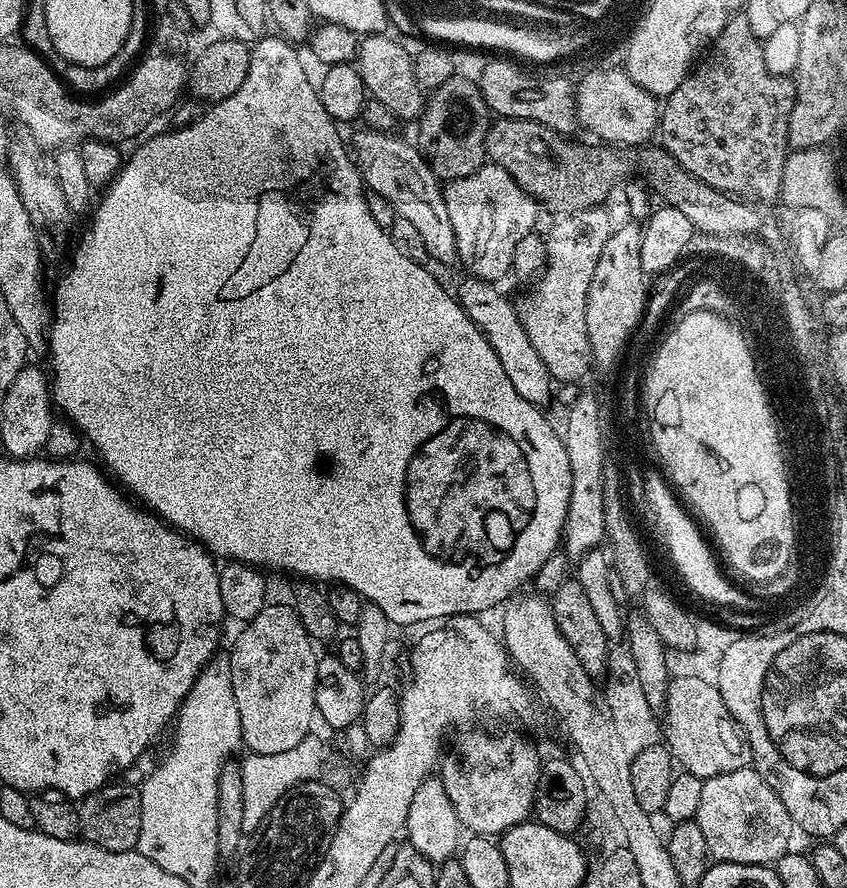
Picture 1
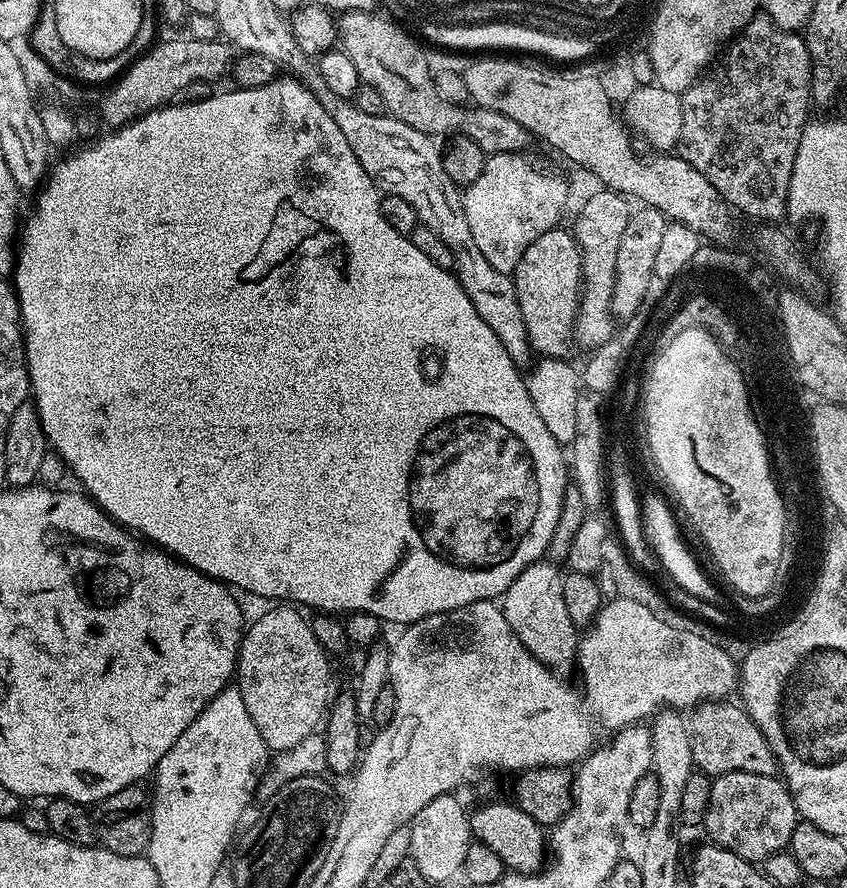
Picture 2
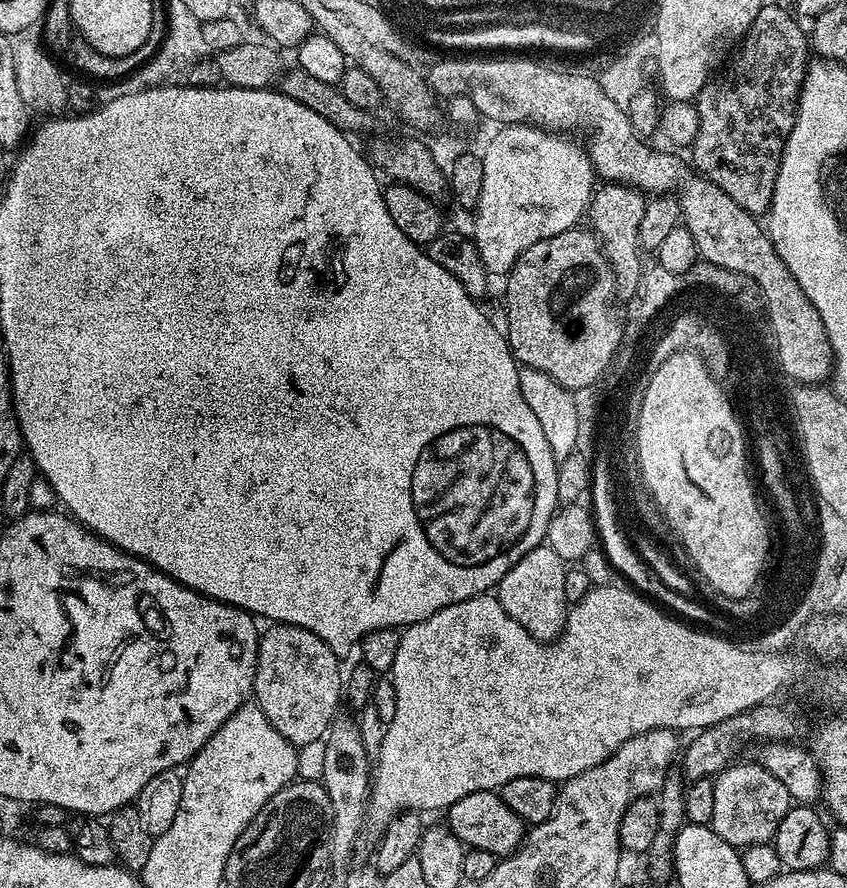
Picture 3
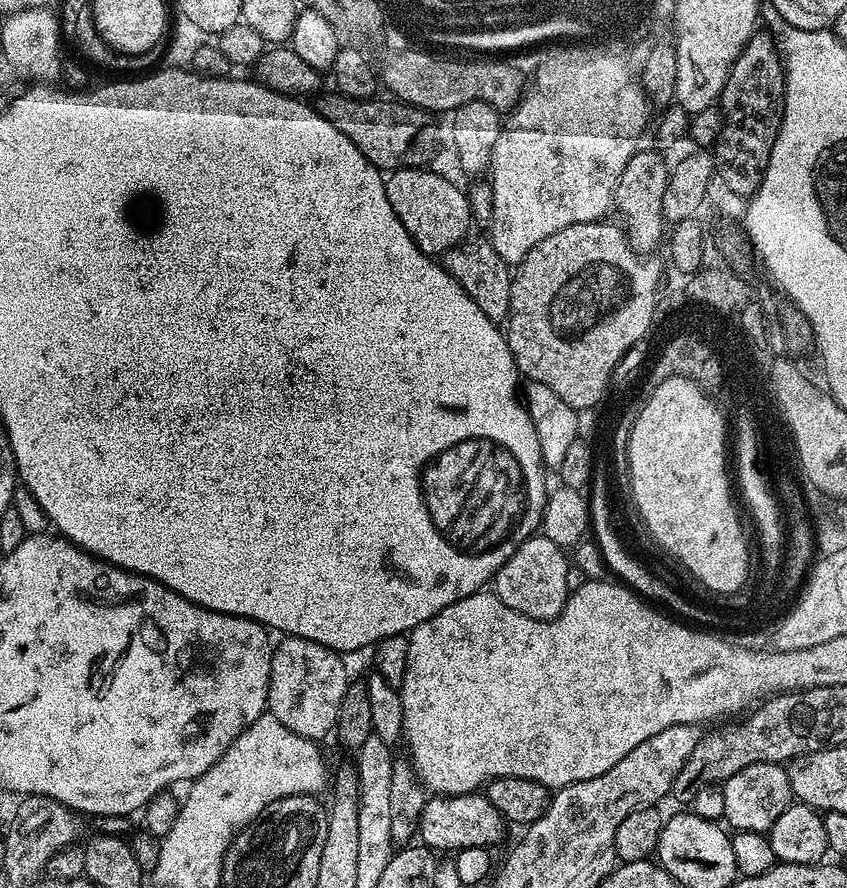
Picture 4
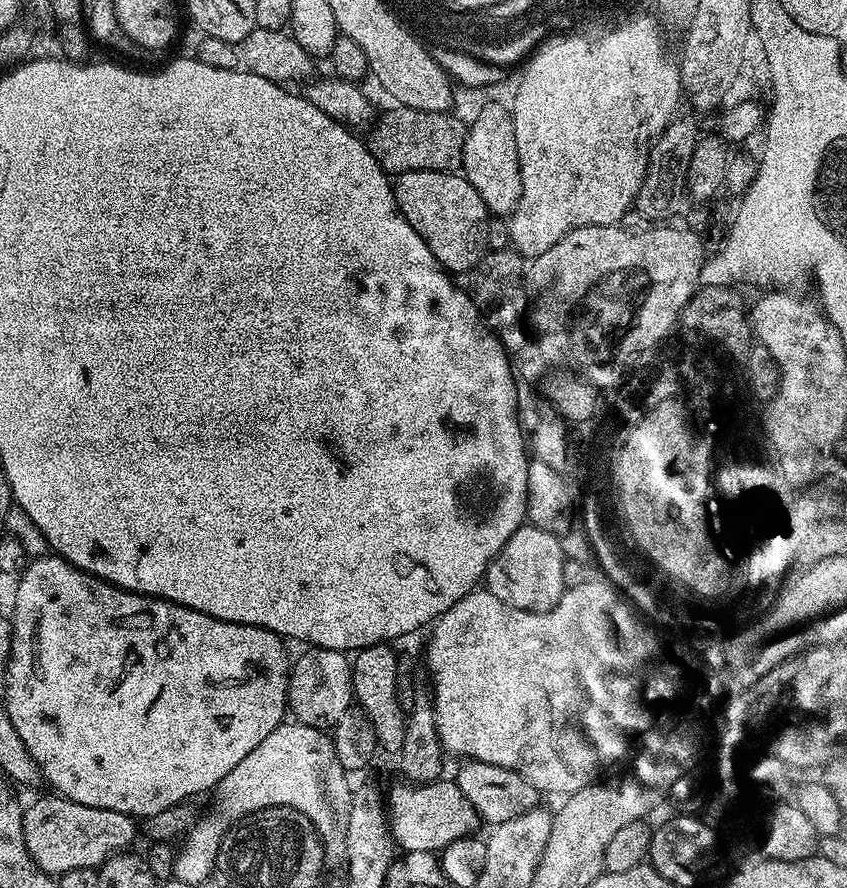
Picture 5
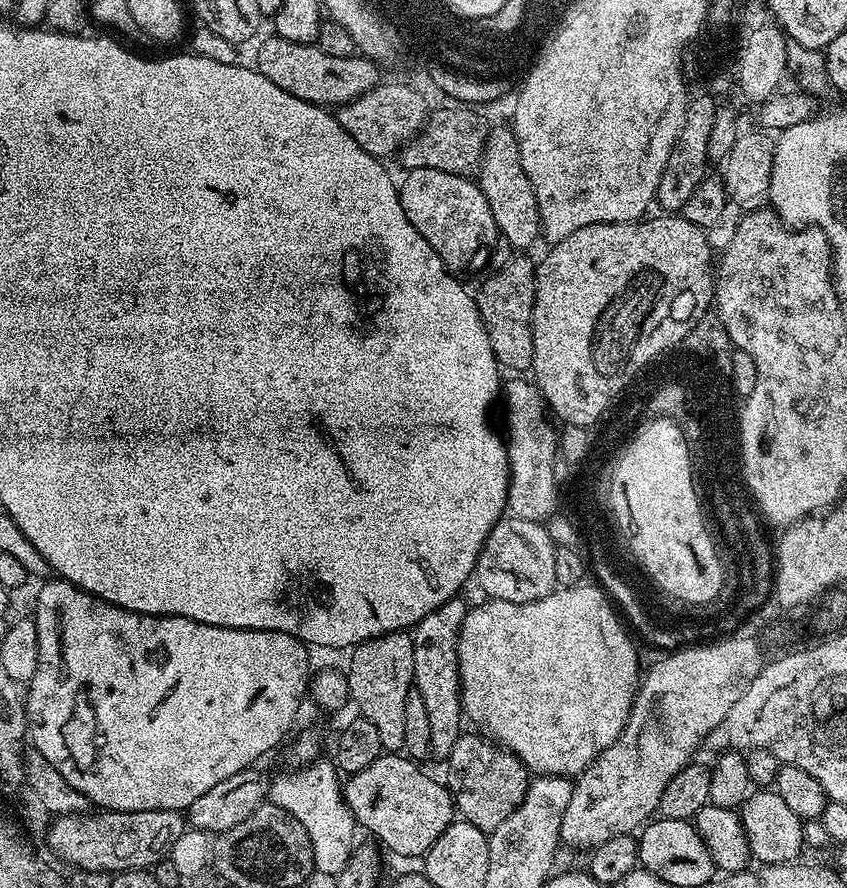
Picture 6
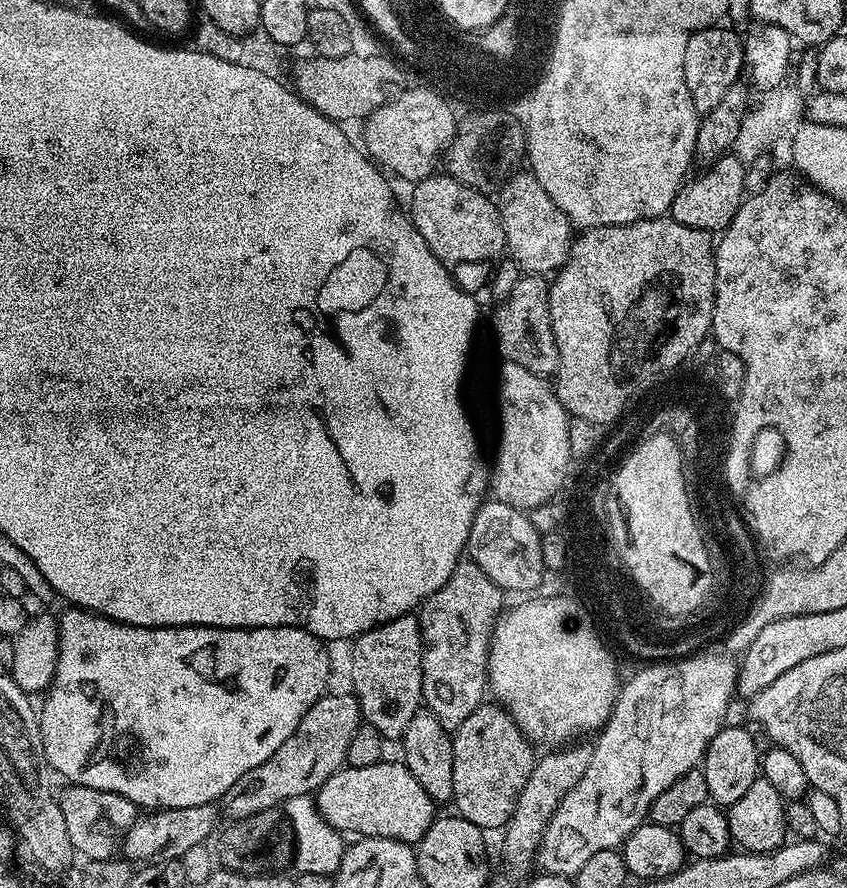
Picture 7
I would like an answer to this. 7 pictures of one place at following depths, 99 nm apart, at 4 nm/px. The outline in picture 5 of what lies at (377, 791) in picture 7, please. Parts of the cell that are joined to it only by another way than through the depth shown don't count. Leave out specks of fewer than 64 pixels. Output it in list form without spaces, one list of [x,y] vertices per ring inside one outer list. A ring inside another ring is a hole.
[[[441,778],[419,786],[411,782],[399,783],[390,790],[388,788],[386,792],[388,824],[397,849],[404,852],[438,854],[446,846],[450,846],[450,842],[458,842],[458,838],[471,836],[477,831],[478,817],[474,806],[470,806],[470,801],[466,799],[466,794],[462,794],[462,790],[458,790],[455,779]]]

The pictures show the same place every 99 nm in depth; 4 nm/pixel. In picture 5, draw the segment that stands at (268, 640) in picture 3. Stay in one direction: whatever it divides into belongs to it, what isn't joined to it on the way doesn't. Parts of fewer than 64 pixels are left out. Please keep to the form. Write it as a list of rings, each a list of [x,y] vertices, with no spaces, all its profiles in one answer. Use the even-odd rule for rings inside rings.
[[[310,648],[304,652],[289,669],[289,711],[301,724],[328,730],[353,705],[351,661],[345,653],[325,648]]]

